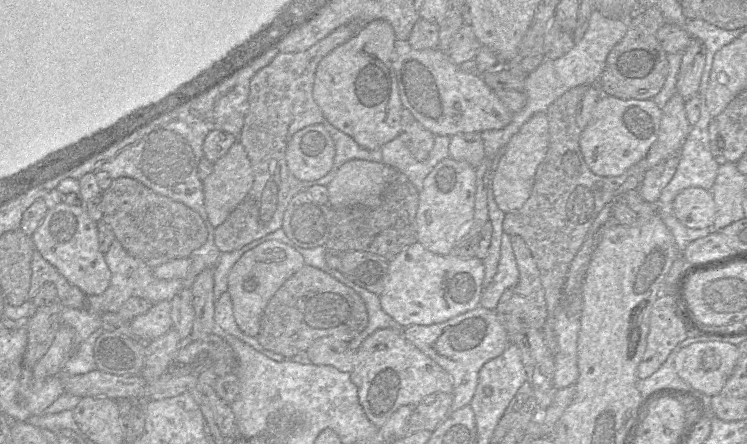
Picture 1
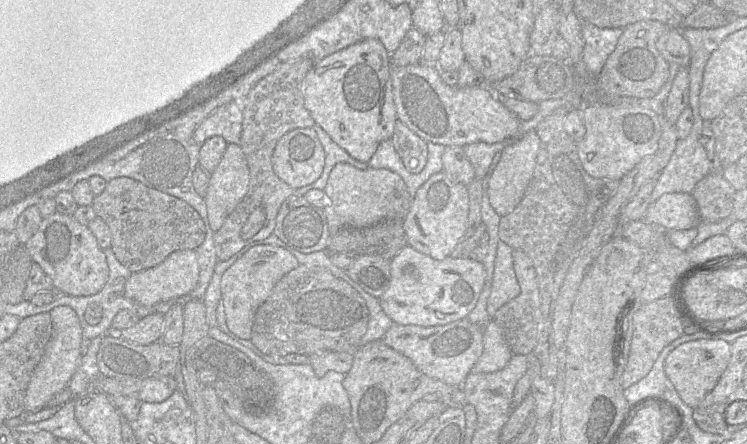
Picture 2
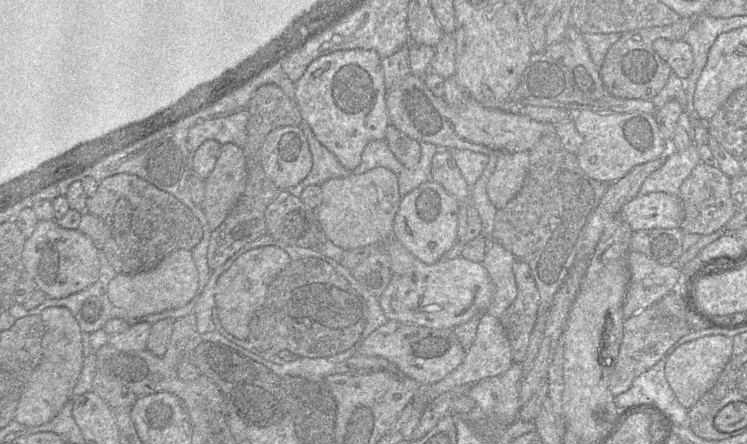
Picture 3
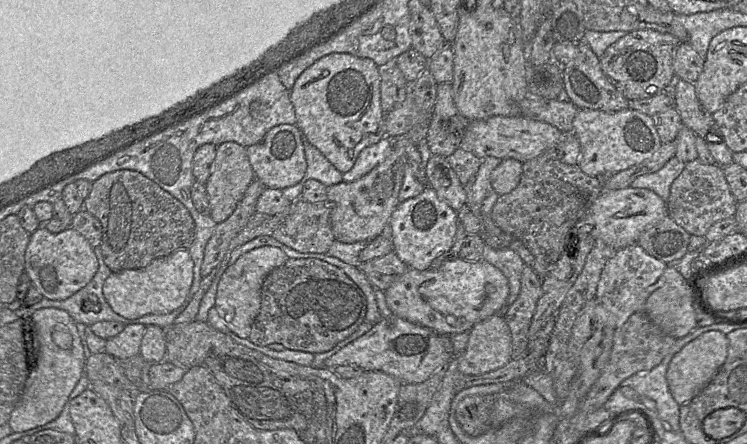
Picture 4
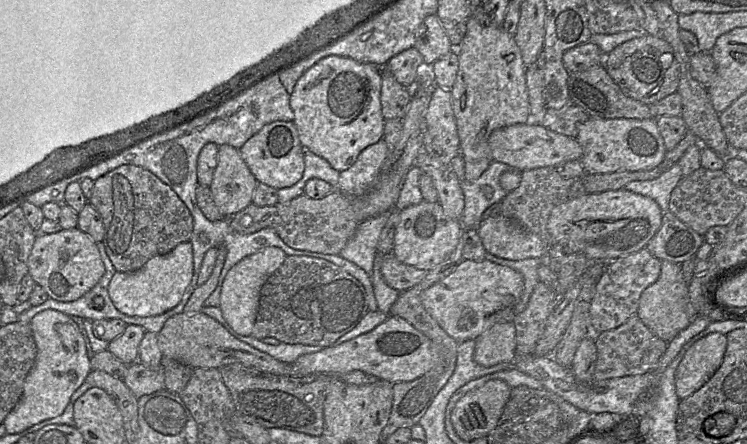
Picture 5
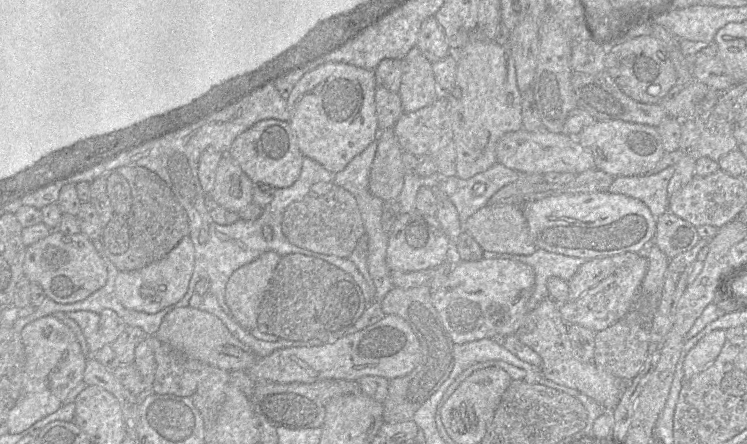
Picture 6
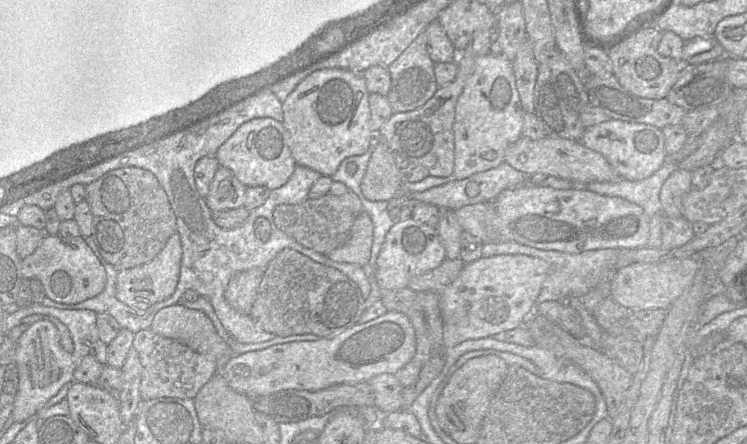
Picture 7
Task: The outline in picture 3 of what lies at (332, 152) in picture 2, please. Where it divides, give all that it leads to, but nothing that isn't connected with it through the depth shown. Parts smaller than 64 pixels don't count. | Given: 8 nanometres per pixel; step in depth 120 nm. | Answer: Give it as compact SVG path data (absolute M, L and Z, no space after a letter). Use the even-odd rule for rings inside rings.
M302 121L298 127L303 131L308 141L312 154L312 168L301 183L287 190L290 194L300 197L302 191L309 185L321 186L332 178L347 177L352 173L352 171L345 169L336 157L316 139L306 122Z

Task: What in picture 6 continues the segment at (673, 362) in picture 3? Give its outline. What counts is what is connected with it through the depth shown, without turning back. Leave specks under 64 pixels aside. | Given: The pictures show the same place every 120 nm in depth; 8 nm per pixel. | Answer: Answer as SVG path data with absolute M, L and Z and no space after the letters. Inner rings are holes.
M714 330L704 336L686 355L683 364L684 379L705 370L718 357L725 343L726 330Z

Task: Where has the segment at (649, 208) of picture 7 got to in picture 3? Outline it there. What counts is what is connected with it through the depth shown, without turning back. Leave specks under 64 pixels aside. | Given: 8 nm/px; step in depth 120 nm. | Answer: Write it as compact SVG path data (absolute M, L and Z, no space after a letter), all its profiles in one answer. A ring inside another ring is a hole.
M695 144L683 151L670 149L662 166L644 180L638 194L665 192L678 196L682 182L699 162L700 155Z

